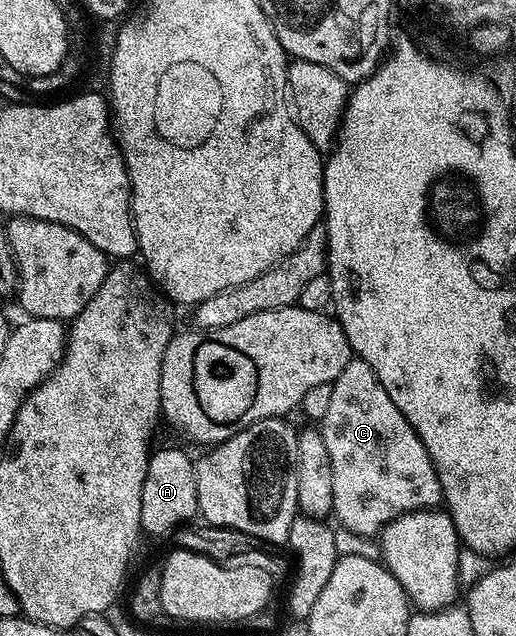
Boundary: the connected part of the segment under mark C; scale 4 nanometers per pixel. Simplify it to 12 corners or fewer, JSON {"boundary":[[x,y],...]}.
{"boundary":[[367,362],[319,428],[332,516],[372,538],[442,504],[417,432]]}

